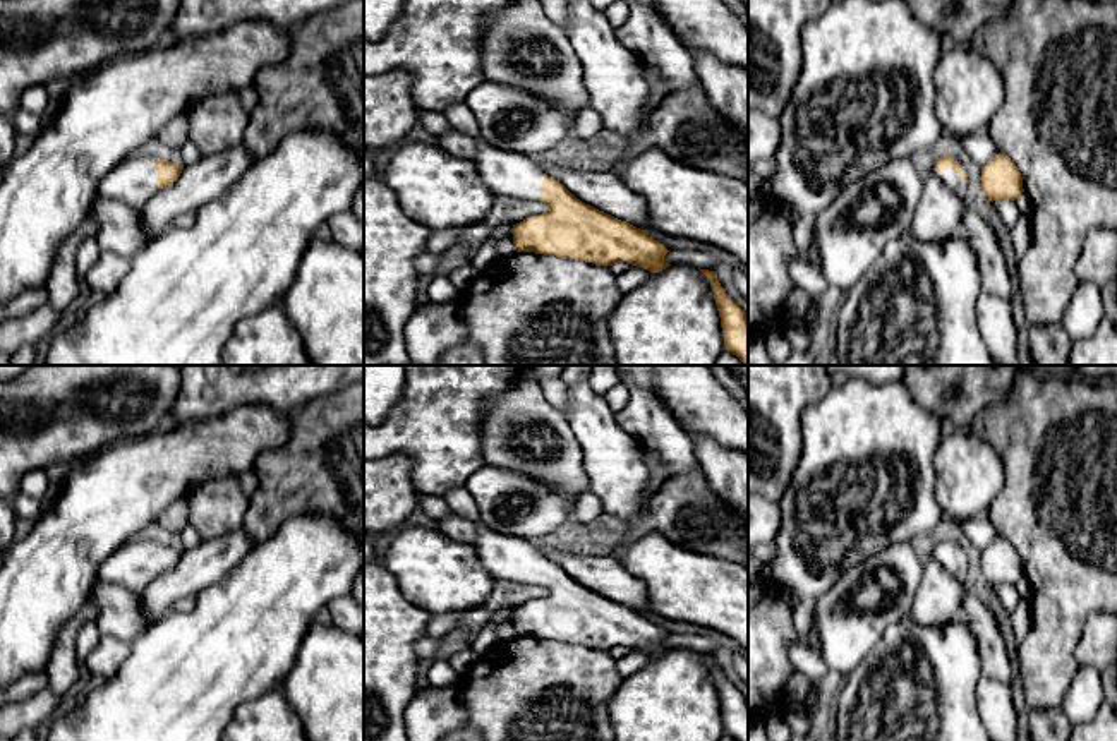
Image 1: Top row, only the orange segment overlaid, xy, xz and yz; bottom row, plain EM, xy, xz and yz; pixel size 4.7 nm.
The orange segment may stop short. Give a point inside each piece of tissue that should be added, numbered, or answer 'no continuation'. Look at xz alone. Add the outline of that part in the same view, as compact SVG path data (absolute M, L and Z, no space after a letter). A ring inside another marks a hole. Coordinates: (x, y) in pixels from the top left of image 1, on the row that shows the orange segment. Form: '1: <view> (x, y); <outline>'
1: xz (508, 174); M479 139L474 163L496 196L540 201L544 172L537 158L498 149Z

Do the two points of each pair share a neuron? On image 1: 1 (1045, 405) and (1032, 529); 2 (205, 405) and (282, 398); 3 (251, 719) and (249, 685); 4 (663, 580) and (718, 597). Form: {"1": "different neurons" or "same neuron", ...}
{"1": "same neuron", "2": "same neuron", "3": "different neurons", "4": "same neuron"}

